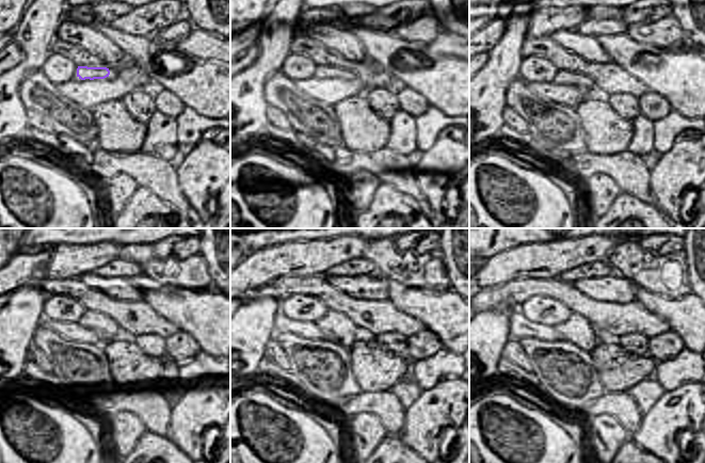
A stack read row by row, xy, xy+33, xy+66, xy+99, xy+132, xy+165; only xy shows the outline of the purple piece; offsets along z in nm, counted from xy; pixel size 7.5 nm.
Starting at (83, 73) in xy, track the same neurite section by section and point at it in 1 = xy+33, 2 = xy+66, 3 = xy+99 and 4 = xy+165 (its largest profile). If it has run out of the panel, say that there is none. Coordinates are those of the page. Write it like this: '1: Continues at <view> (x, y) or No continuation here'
1: Continues at xy+33 (324, 72)
2: Continues at xy+66 (580, 80)
3: Continues at xy+99 (105, 325)
4: Continues at xy+165 (578, 330).

